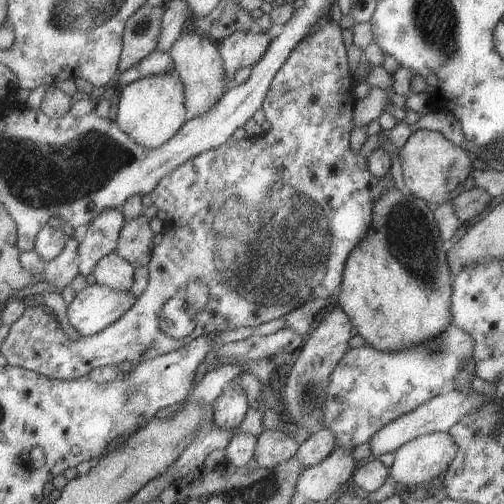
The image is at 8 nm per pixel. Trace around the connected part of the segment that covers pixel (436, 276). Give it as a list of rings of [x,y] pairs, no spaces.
[[[394,186],[387,188],[381,198],[372,202],[371,226],[365,238],[349,252],[345,260],[336,298],[338,306],[369,346],[381,352],[407,350],[415,344],[439,338],[439,334],[447,330],[447,326],[452,323],[449,306],[453,278],[445,258],[447,248],[448,244],[439,236],[431,207],[423,199],[409,196],[408,191],[401,192]]]

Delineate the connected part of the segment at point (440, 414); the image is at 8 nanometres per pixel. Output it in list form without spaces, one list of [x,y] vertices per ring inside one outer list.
[[[450,387],[437,396],[430,398],[427,402],[421,403],[417,408],[398,416],[395,420],[379,428],[368,442],[369,457],[378,459],[381,454],[385,454],[386,452],[393,453],[394,450],[397,450],[403,443],[421,435],[431,432],[446,432],[461,416],[465,416],[465,414],[469,414],[471,410],[479,408],[485,400],[488,400],[487,396],[477,394],[474,390],[463,394],[463,392],[459,392],[459,390]]]

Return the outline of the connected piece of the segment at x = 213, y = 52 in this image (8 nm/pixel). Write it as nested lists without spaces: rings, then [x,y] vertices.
[[[183,30],[169,47],[168,53],[173,61],[173,68],[177,70],[182,82],[187,117],[199,118],[201,114],[207,114],[211,106],[215,106],[215,102],[230,87],[223,74],[223,60],[217,43],[199,31],[186,32]]]

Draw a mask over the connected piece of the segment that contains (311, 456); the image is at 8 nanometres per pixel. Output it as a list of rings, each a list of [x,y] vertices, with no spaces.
[[[320,428],[318,431],[310,432],[309,436],[297,447],[295,458],[308,467],[323,460],[336,447],[335,438],[331,430]]]

